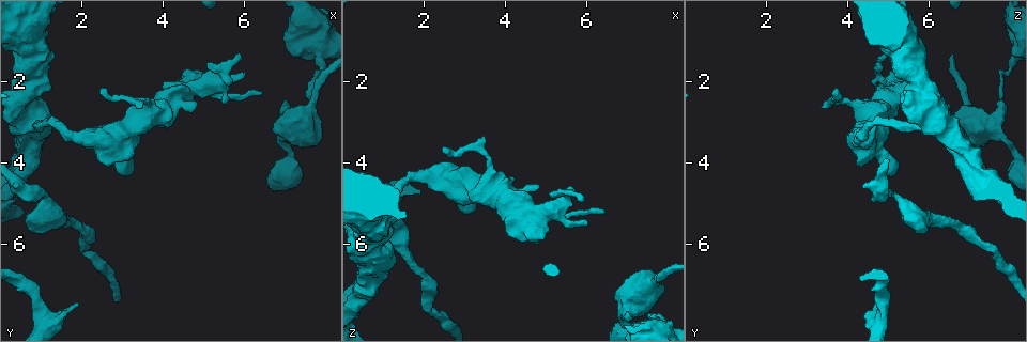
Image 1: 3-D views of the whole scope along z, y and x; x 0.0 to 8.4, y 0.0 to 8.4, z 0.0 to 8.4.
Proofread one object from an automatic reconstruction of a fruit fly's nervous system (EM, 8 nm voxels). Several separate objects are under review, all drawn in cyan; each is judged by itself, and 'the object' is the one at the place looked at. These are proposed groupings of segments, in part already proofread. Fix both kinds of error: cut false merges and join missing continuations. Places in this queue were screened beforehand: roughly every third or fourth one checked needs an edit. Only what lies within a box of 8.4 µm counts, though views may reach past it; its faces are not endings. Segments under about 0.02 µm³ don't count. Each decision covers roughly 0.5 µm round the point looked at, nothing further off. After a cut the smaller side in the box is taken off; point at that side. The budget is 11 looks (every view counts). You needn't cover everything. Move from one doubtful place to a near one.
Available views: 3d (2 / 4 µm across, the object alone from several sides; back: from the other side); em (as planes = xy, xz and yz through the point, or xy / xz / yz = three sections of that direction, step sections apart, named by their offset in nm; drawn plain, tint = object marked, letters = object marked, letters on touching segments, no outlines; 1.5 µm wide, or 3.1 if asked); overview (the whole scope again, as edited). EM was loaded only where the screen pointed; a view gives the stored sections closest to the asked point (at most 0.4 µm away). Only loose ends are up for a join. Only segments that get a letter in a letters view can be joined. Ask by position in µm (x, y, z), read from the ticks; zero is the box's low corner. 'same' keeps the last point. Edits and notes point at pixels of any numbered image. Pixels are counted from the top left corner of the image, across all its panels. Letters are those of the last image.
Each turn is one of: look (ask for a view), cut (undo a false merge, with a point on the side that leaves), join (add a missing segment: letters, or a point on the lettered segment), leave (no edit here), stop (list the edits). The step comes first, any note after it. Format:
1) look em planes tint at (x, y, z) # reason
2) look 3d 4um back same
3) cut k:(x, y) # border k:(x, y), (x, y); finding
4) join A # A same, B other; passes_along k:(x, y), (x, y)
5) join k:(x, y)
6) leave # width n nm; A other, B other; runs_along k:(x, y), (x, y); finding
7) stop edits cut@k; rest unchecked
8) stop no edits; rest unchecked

look 3d 4um at (1.10, 4.85, 5.15) # a narrow waist

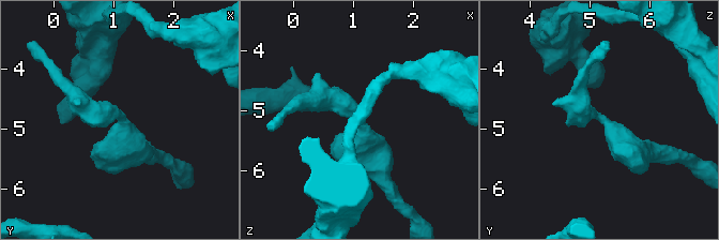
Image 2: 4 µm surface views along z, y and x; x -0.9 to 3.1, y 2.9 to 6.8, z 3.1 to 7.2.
look em planes letters at (1.10, 4.85, 5.15) # arm_widths 380, 500 nm; now the EM

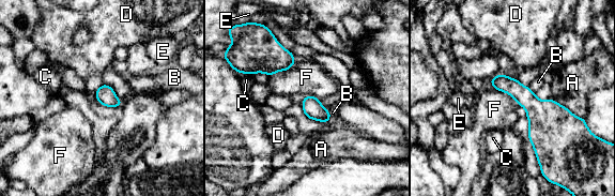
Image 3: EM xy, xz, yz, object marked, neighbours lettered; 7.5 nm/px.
leave # width 140 nm; longest_contact A 280 nm; A other, B other, C other, D other, E other, F other; continuous, no second neuron

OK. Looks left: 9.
look 3d 2um at (1.95, 7.55, 4.80) # free end

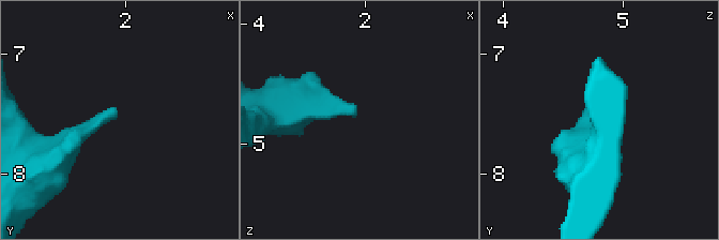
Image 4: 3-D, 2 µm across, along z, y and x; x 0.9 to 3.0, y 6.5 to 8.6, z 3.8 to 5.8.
look em planes tint at (1.94, 7.52, 4.72)

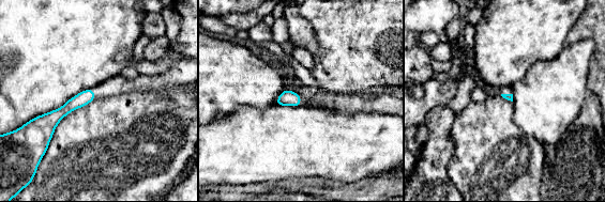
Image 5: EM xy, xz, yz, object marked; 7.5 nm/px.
look em planes letters same

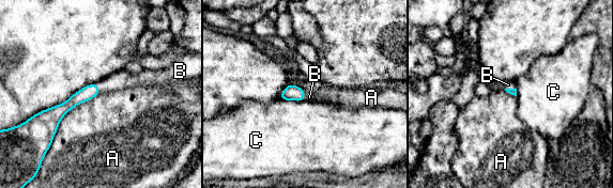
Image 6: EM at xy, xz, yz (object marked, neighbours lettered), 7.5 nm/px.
join B # A other, B same, C other; it goes on there

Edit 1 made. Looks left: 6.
look overview

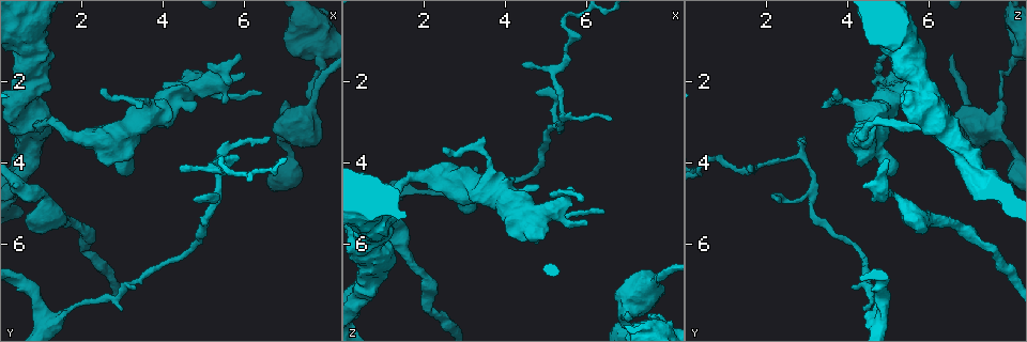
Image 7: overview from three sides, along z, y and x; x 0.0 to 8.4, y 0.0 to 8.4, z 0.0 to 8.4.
look 3d 4um at (4.80, 4.90, 2.30) # tapers out

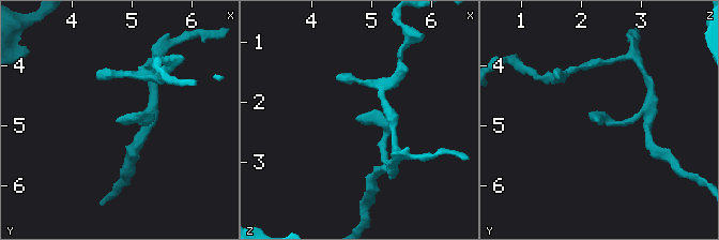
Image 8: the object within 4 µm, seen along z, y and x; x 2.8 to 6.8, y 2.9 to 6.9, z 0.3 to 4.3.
look em planes letters at (4.80, 4.95, 2.35)

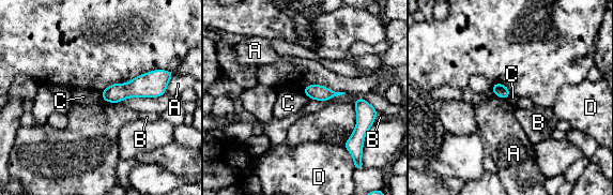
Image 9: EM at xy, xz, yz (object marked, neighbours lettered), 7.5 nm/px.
leave # A other, B other, C other, D other; no lettered segment goes on from it

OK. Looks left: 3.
look em planes letters at (2.50, 2.15, 3.65) # tapers out

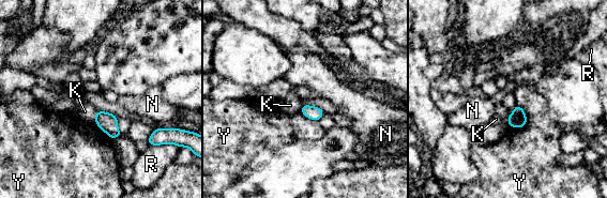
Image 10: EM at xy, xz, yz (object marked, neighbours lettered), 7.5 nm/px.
leave # K other, N other, R other, Y other; border 10:(516, 104), (526, 116), (521, 128); none of them fits

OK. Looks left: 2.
stop edits join@6; rest unchecked

